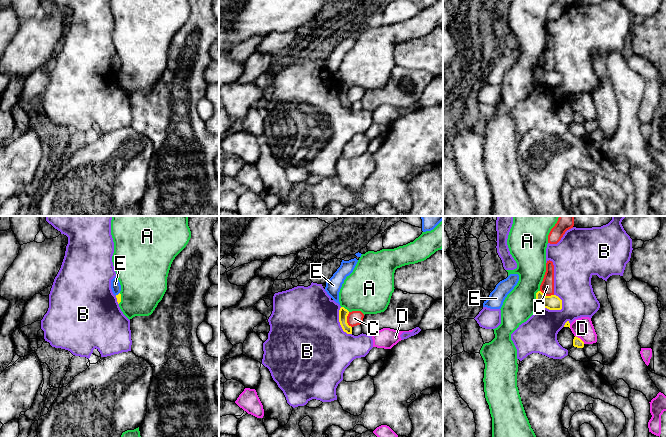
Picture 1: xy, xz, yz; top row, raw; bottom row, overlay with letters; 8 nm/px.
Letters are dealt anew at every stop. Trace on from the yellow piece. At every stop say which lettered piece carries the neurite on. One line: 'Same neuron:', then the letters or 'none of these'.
Same neuron: none of these

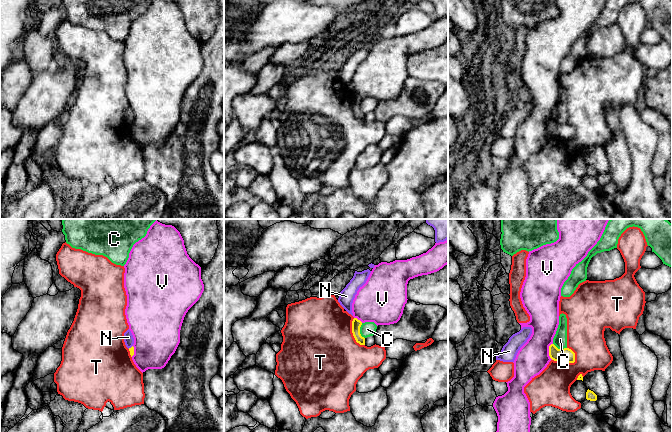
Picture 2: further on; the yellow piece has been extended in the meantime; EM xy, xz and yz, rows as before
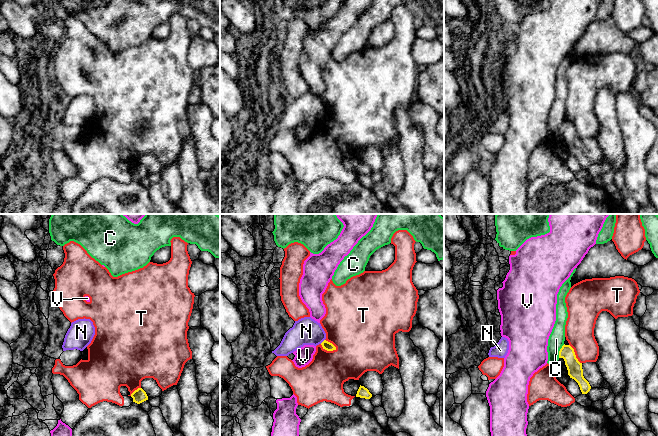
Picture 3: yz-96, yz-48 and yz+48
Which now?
Same neuron: none of these

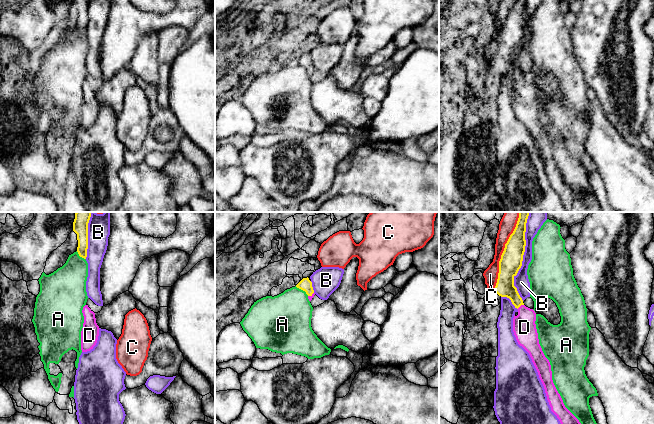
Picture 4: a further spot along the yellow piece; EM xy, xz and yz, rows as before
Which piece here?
Same neuron: D

